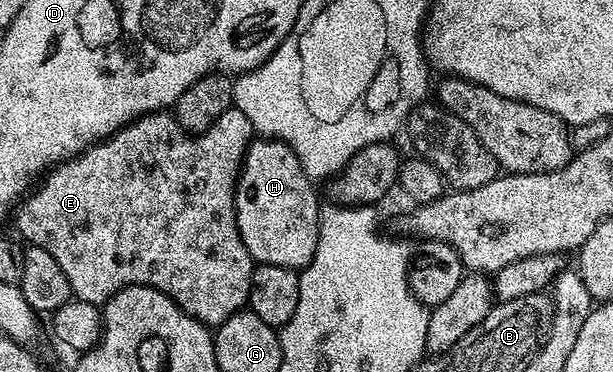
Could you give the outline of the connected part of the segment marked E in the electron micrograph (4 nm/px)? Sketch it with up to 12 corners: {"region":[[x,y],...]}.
{"region":[[155,111],[17,208],[73,298],[155,287],[216,329],[255,269],[255,138]]}

